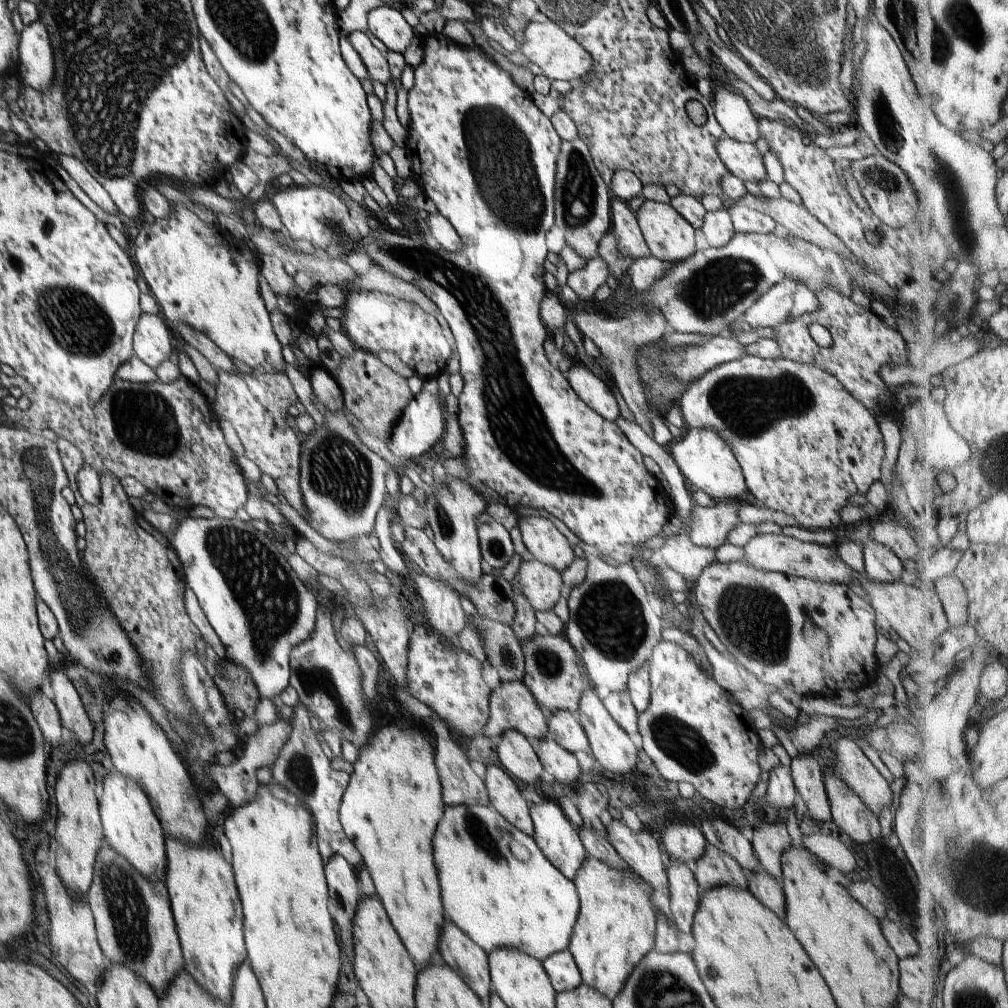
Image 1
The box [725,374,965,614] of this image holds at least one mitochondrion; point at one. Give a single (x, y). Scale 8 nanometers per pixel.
(900, 396)

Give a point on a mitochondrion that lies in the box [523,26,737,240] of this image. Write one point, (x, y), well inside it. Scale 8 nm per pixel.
(579, 194)

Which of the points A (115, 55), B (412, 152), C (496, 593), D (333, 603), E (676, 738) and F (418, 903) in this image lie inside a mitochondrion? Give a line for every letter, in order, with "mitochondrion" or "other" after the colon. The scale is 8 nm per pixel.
A: mitochondrion
B: other
C: other
D: other
E: mitochondrion
F: other

